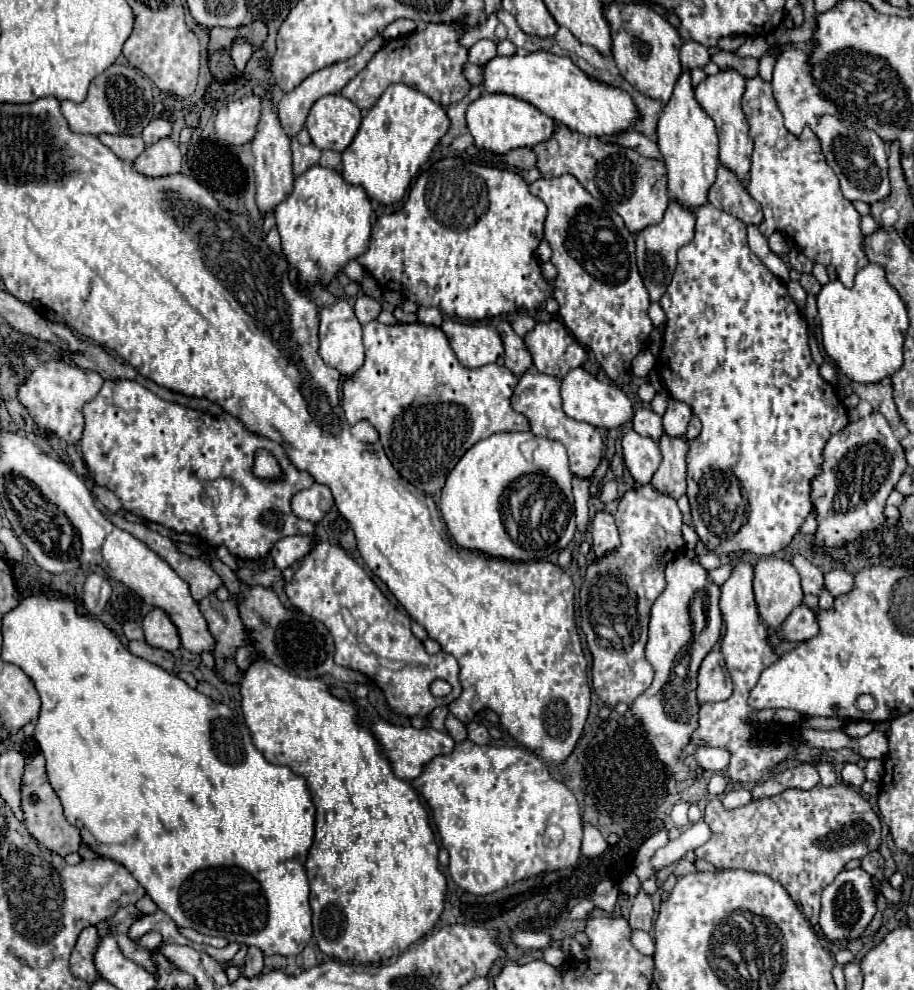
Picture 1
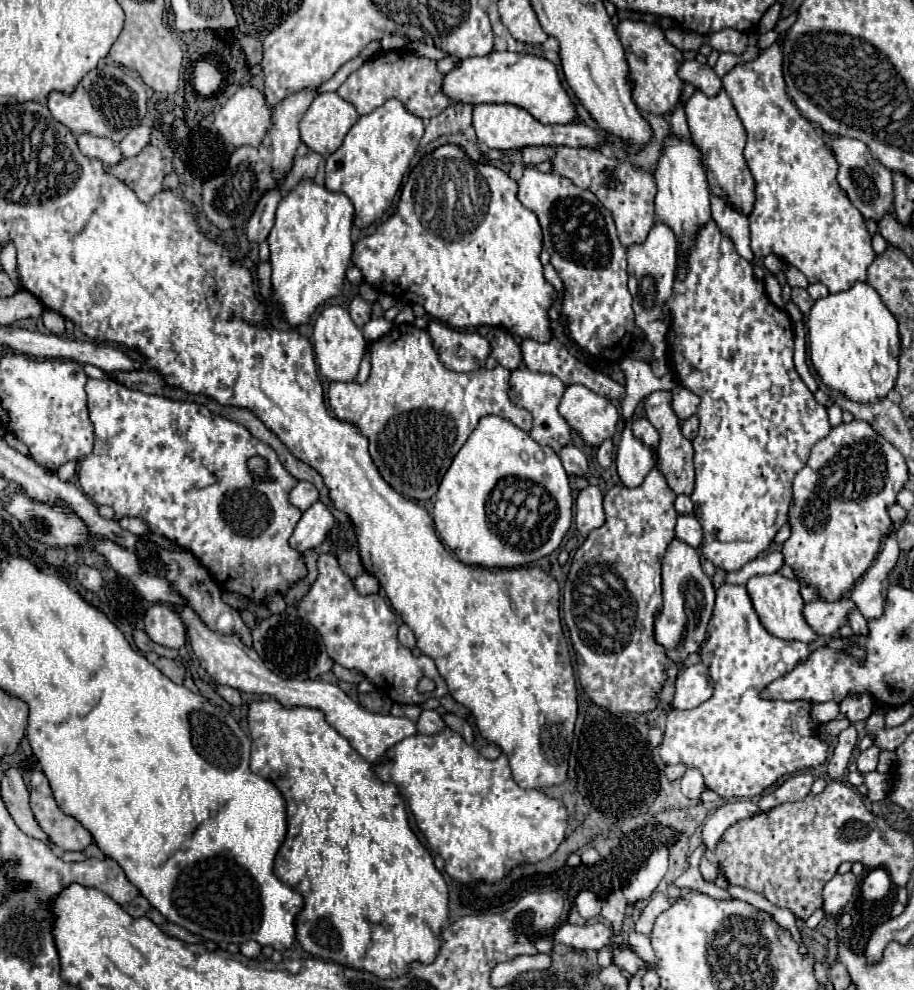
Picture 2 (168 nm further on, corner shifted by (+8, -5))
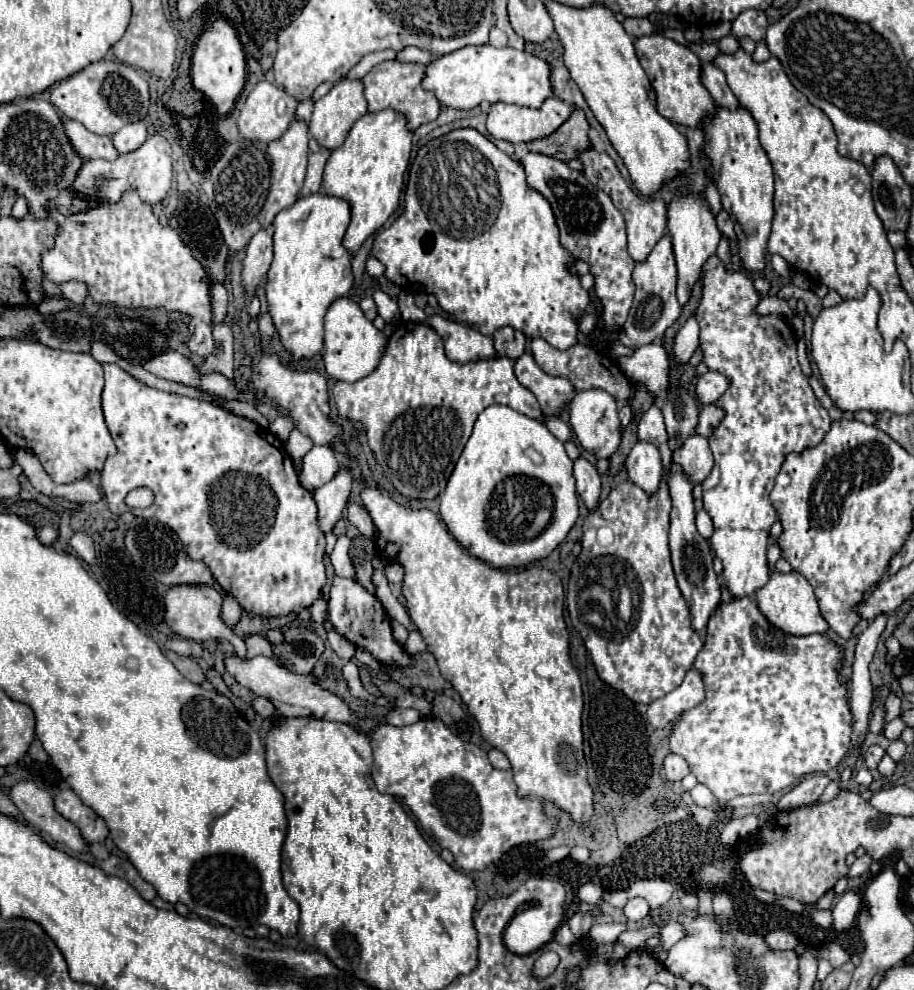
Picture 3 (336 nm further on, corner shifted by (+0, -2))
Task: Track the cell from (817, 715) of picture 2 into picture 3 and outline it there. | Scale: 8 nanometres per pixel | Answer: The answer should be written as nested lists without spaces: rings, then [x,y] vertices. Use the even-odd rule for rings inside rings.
[[[772,572],[770,580],[766,586],[762,586],[756,592],[756,604],[760,608],[760,612],[768,618],[768,622],[776,628],[780,628],[786,634],[794,634],[794,636],[808,636],[812,632],[828,632],[828,624],[826,620],[820,616],[818,610],[818,602],[814,596],[814,590],[810,586],[810,582],[798,574],[798,572],[790,572],[790,574],[782,574],[782,572]]]

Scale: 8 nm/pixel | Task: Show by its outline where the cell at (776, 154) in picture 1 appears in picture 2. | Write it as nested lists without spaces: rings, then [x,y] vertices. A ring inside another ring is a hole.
[[[780,33],[776,43],[764,49],[758,59],[736,65],[722,79],[722,87],[732,99],[732,105],[746,129],[748,141],[744,147],[744,159],[756,181],[756,201],[750,213],[750,247],[758,259],[774,253],[800,269],[810,283],[820,281],[830,289],[830,293],[838,293],[850,289],[856,281],[866,281],[866,269],[874,261],[876,253],[870,245],[870,233],[866,231],[864,217],[836,183],[836,159],[828,151],[822,135],[812,127],[808,119],[802,117],[802,113],[784,91],[780,53],[782,41],[784,33]]]

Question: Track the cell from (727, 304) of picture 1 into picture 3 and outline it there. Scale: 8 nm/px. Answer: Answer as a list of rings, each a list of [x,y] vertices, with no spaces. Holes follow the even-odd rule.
[[[712,256],[704,266],[704,290],[700,306],[694,318],[700,324],[700,348],[704,352],[704,364],[710,370],[722,372],[730,378],[730,388],[716,402],[726,410],[724,420],[712,432],[710,448],[714,452],[714,468],[710,476],[702,482],[704,488],[704,510],[714,522],[714,534],[710,544],[714,554],[722,560],[724,572],[722,580],[734,598],[752,596],[770,578],[770,568],[766,562],[766,542],[770,536],[770,526],[778,520],[774,506],[770,504],[770,490],[774,478],[788,452],[800,452],[806,446],[816,446],[824,434],[830,430],[830,416],[826,408],[814,396],[808,378],[802,374],[796,360],[796,338],[792,326],[780,316],[756,316],[754,308],[758,304],[758,294],[752,280],[744,272],[726,272],[724,264]]]

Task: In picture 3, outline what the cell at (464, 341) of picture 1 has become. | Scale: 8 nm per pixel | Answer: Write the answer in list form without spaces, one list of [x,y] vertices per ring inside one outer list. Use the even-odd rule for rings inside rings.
[[[434,314],[428,318],[428,326],[432,326],[444,340],[446,356],[452,362],[472,362],[496,356],[492,338],[480,334],[476,328],[468,324],[460,324],[448,320],[448,316]]]

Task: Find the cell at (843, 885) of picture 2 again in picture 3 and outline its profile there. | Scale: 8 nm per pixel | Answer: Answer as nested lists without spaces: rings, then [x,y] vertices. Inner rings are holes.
[[[864,854],[864,856],[856,858],[856,862],[850,866],[848,876],[850,876],[850,878],[854,878],[854,876],[864,876],[864,874],[868,872],[870,864],[872,864],[872,856],[870,856],[870,854]]]

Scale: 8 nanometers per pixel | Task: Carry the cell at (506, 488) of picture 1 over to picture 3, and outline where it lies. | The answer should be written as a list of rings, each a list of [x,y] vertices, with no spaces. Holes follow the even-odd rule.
[[[488,406],[478,416],[478,420],[474,424],[474,432],[472,432],[470,440],[466,442],[464,452],[462,452],[460,460],[456,462],[456,468],[446,484],[444,496],[440,500],[440,516],[446,524],[446,528],[450,530],[450,534],[472,556],[484,560],[490,566],[518,568],[518,566],[526,566],[534,560],[542,560],[566,538],[566,534],[578,520],[578,496],[576,496],[576,486],[574,486],[574,476],[572,476],[572,460],[568,458],[564,444],[544,426],[544,422],[528,418],[528,416],[512,410],[510,406]],[[530,448],[534,448],[536,454],[540,458],[544,458],[540,464],[536,464],[534,460],[528,458],[526,452]],[[512,476],[524,476],[532,482],[528,486],[528,492],[524,492],[524,506],[528,504],[528,510],[534,510],[536,516],[538,516],[538,512],[542,512],[540,528],[522,528],[522,526],[512,528],[506,522],[506,514],[508,514],[506,494],[500,490],[500,486],[504,486],[504,480],[508,480]]]

